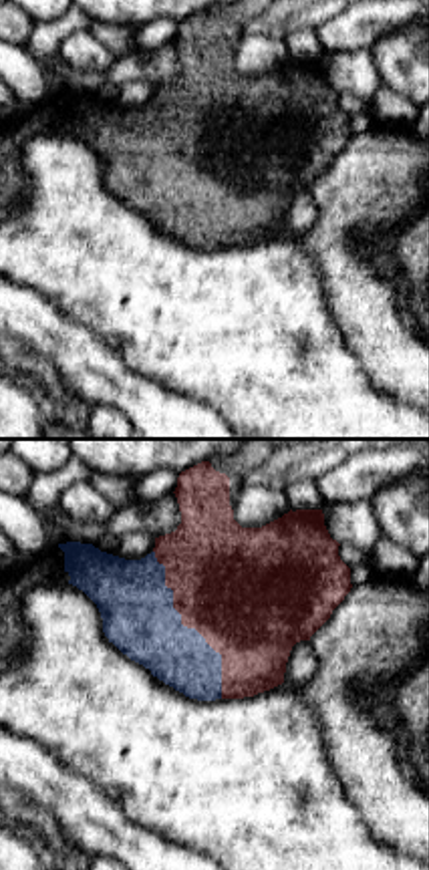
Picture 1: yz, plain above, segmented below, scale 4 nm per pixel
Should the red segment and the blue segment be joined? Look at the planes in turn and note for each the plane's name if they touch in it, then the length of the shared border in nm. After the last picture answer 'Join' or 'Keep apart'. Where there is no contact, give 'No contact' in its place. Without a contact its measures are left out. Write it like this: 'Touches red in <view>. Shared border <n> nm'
Touches red in yz. Shared border 650 nm

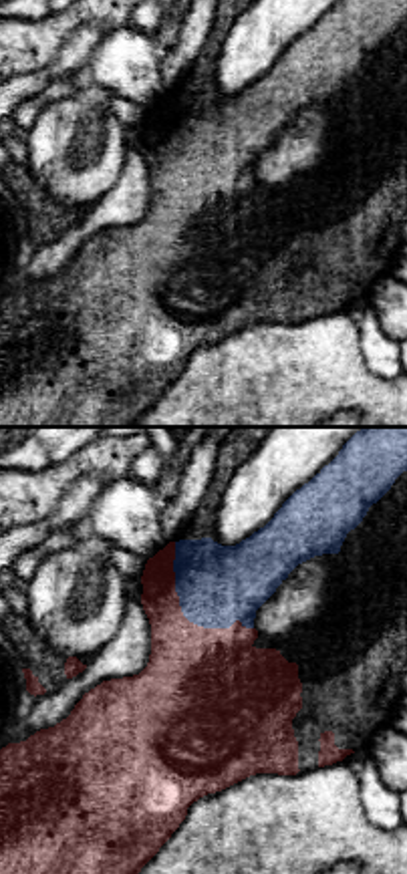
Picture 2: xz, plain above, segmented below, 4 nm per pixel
Touches red in xz. Shared border 480 nm

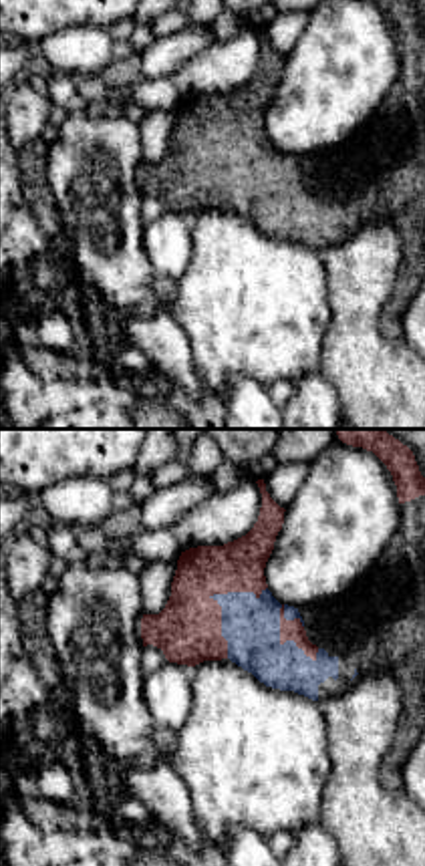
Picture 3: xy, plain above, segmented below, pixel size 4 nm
Touches red in xy. Shared border 340 nm

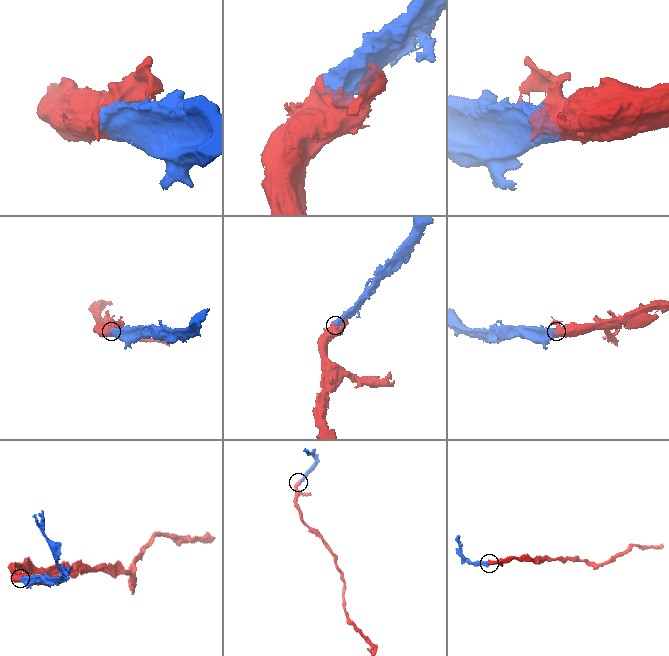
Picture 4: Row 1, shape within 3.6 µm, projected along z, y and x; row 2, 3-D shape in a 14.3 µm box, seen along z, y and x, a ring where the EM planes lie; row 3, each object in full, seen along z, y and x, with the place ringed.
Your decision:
Join

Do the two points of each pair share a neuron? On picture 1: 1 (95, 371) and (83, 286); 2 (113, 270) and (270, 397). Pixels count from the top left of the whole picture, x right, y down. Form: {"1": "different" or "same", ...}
{"1": "different", "2": "same"}

